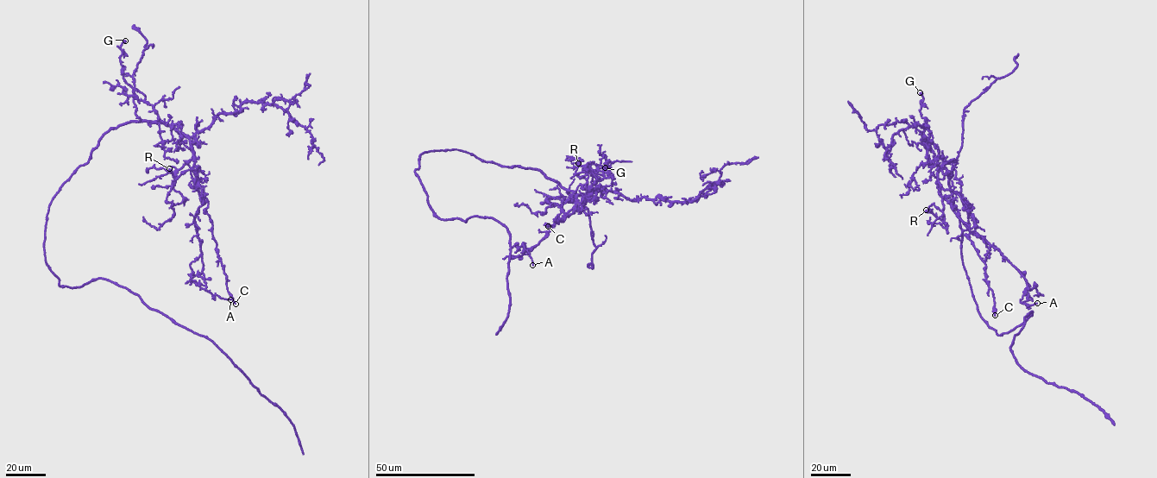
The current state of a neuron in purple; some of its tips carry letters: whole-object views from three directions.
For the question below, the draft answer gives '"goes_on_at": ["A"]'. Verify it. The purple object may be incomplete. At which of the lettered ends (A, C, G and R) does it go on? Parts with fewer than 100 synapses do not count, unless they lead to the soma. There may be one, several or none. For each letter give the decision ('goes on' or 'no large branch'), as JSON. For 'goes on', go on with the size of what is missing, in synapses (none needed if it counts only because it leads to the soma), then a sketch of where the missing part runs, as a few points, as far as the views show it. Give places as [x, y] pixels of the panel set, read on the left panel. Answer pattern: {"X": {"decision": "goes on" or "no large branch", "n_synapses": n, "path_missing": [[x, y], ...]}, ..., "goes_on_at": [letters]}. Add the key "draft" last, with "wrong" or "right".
{"A": {"decision": "no large branch"}, "C": {"decision": "no large branch"}, "G": {"decision": "no large branch"}, "R": {"decision": "no large branch"}, "goes_on_at": [], "draft": "wrong"}

